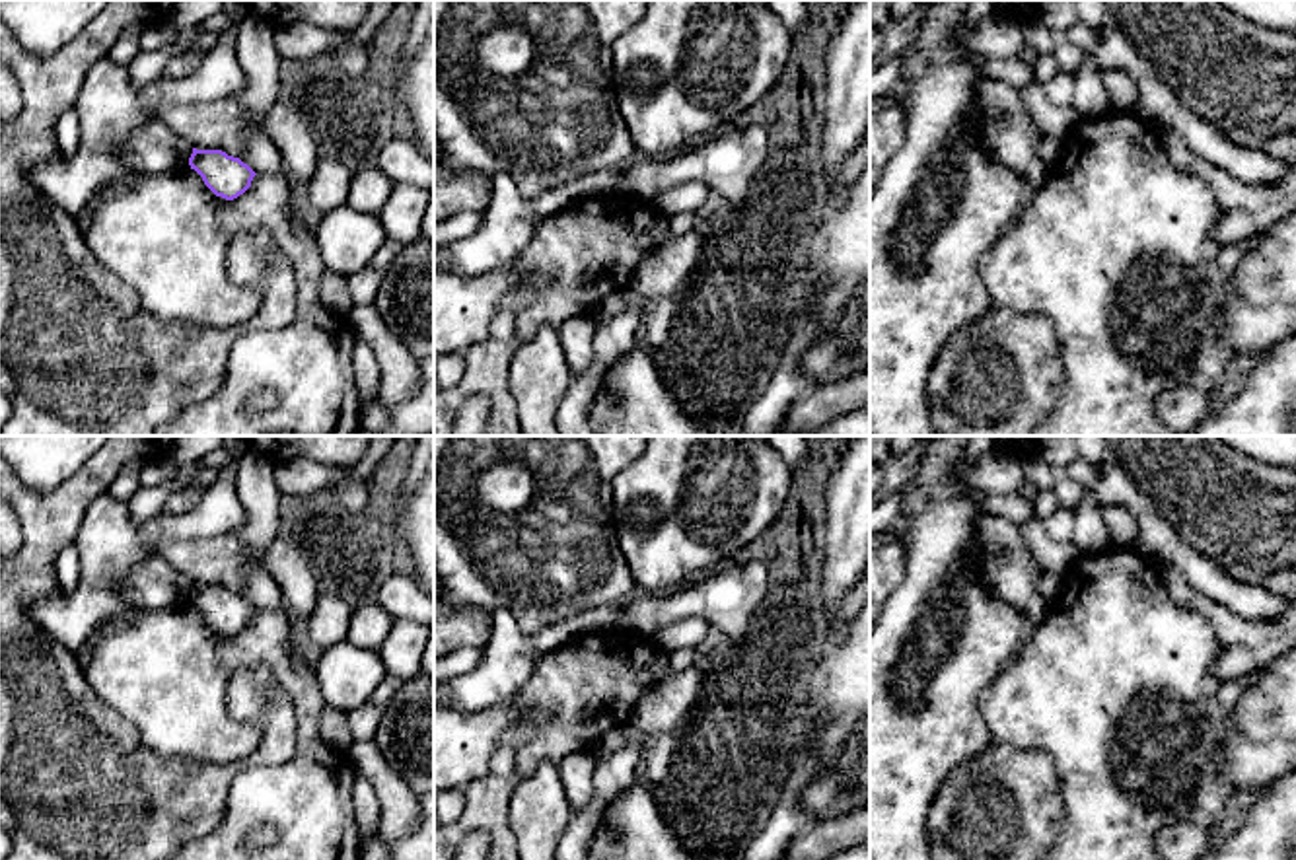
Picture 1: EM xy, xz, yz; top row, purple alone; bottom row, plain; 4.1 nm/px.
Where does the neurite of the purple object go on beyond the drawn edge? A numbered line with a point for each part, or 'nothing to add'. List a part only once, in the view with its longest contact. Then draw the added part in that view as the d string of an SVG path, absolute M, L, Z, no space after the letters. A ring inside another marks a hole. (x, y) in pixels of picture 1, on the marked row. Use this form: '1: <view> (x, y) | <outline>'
nothing to add

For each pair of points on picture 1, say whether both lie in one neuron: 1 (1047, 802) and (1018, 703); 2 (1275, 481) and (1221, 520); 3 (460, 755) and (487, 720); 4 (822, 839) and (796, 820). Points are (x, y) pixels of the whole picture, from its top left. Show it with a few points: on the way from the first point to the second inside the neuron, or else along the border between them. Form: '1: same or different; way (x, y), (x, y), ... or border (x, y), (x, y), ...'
1: different; border (993, 740), (1022, 750), (1044, 750), (1063, 785)
2: same; way (1261, 495), (1244, 512), (1234, 512)
3: same; way (464, 748), (481, 728)
4: different; border (816, 824), (806, 831)

